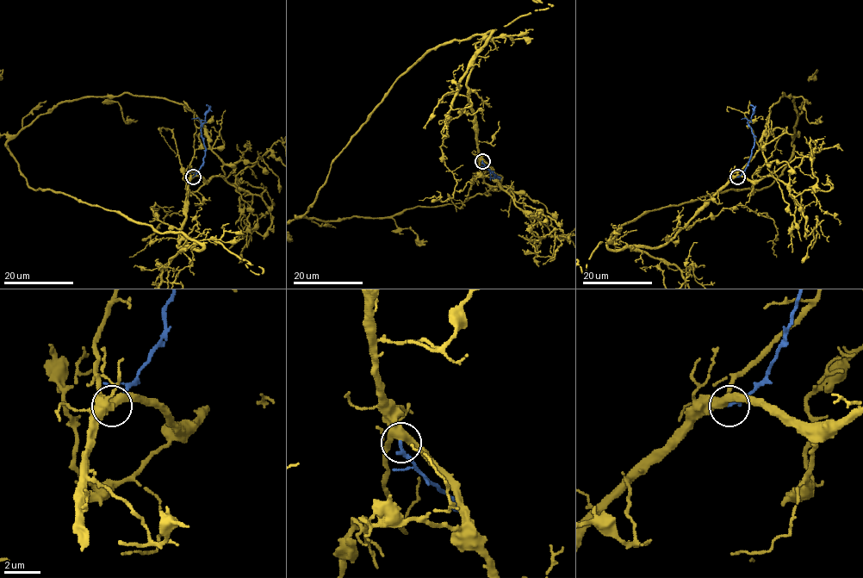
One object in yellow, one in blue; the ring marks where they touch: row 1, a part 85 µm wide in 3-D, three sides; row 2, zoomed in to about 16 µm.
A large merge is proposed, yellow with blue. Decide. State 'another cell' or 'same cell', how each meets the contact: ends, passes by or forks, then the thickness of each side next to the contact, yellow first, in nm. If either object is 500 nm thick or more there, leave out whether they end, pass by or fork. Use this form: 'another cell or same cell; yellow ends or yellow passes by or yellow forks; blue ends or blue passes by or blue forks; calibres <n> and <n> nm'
another cell; yellow forks; blue ends; calibres 400 and 180 nm

